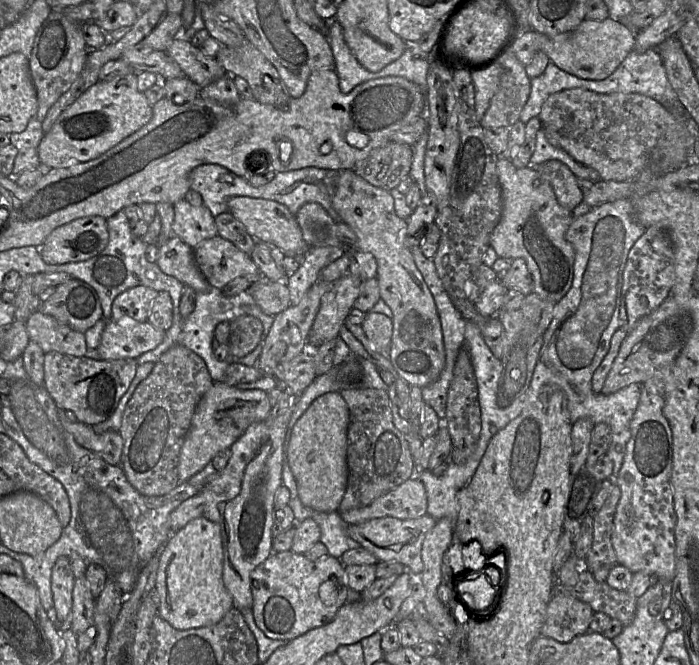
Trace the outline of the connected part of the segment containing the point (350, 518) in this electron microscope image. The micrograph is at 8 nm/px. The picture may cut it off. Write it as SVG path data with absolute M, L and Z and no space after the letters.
M411 478L368 506L339 513L348 524L360 524L383 517L410 520L427 514L427 505L424 484L417 478Z

